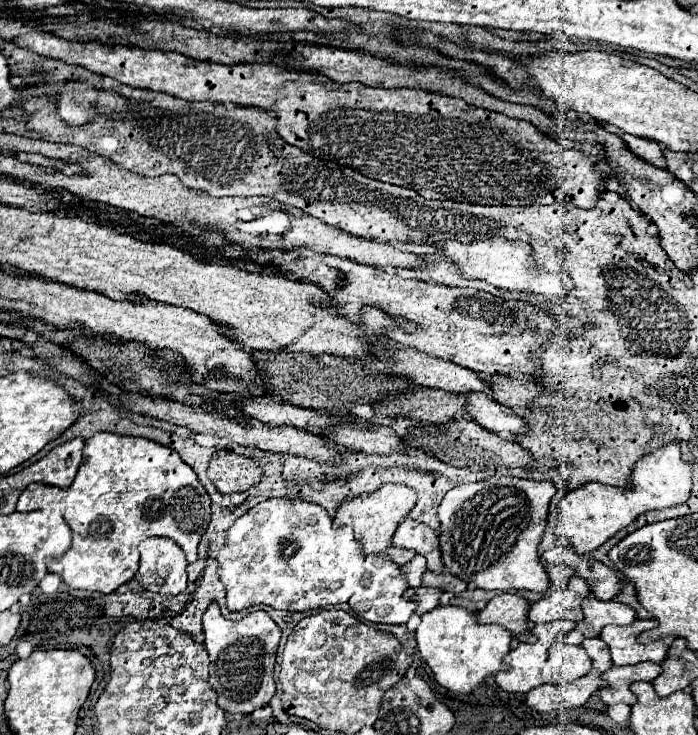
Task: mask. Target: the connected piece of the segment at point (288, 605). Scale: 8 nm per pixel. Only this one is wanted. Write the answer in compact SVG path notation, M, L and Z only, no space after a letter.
M267 499L227 531L227 543L219 555L219 577L227 589L227 609L241 611L253 605L271 605L287 611L317 611L325 605L337 605L351 599L355 583L363 577L365 555L353 537L351 527L333 527L331 517L321 505L299 499Z

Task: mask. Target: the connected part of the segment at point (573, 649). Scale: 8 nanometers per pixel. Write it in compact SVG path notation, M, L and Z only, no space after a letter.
M551 621L551 623L535 625L531 629L531 635L535 635L537 641L519 643L515 649L509 651L509 655L505 657L509 669L495 675L497 685L509 693L527 693L533 687L539 687L543 683L555 683L555 685L569 683L583 677L587 671L591 671L591 659L587 657L581 645L567 645L557 639L559 635L571 631L571 627L575 627L573 621Z

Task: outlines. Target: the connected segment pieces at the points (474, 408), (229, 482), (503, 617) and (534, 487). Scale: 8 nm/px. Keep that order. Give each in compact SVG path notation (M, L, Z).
M487 393L465 395L465 401L467 401L467 411L473 417L473 421L477 421L487 431L493 431L505 437L509 437L509 433L525 435L529 431L529 425L521 415L517 415L511 407L499 405L497 401L489 399Z
M219 449L207 467L207 475L219 493L239 493L261 483L263 467L257 459L243 457L231 449Z
M503 593L493 597L479 613L477 613L477 621L483 625L501 625L503 629L507 629L515 639L525 641L527 635L523 635L529 627L527 621L527 611L529 605L523 597L519 595L511 595L511 593Z
M491 477L479 483L459 485L443 497L437 517L441 521L439 545L443 555L445 569L467 581L475 583L479 589L497 589L497 591L537 591L543 593L549 589L549 577L539 561L537 545L545 531L547 523L547 505L557 493L551 481L523 481L517 477Z

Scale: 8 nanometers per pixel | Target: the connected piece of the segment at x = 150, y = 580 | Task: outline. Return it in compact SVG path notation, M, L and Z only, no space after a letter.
M149 537L139 545L141 561L135 579L147 591L177 595L187 587L185 553L173 539Z

